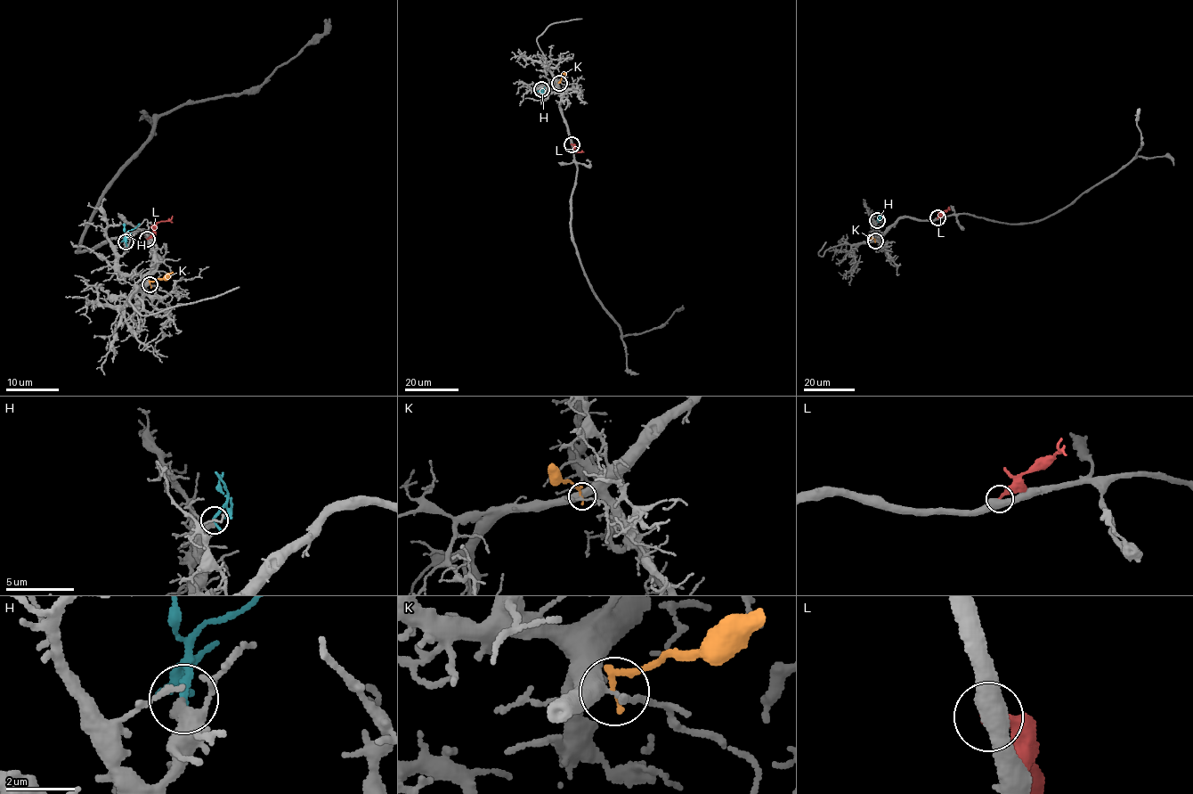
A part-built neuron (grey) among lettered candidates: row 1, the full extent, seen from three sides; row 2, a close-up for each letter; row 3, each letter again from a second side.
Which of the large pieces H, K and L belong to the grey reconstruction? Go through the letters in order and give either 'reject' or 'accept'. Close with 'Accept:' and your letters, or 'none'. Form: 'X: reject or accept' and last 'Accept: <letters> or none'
H: accept
K: reject
L: reject
Accept: H

